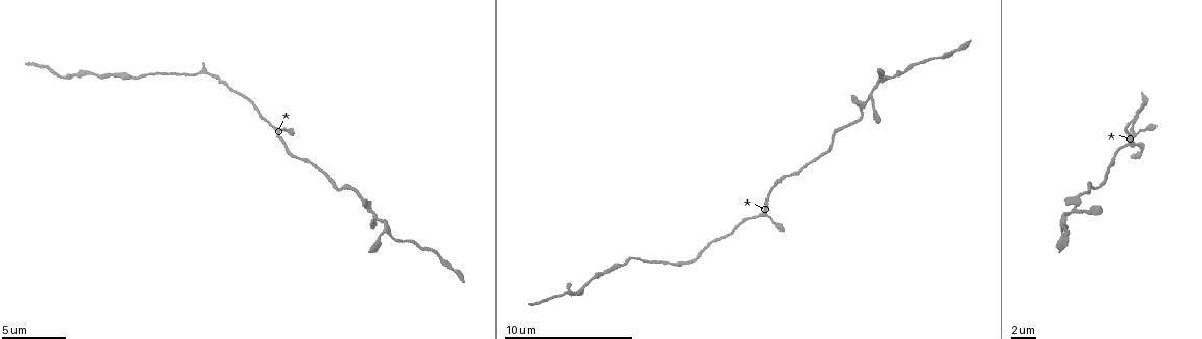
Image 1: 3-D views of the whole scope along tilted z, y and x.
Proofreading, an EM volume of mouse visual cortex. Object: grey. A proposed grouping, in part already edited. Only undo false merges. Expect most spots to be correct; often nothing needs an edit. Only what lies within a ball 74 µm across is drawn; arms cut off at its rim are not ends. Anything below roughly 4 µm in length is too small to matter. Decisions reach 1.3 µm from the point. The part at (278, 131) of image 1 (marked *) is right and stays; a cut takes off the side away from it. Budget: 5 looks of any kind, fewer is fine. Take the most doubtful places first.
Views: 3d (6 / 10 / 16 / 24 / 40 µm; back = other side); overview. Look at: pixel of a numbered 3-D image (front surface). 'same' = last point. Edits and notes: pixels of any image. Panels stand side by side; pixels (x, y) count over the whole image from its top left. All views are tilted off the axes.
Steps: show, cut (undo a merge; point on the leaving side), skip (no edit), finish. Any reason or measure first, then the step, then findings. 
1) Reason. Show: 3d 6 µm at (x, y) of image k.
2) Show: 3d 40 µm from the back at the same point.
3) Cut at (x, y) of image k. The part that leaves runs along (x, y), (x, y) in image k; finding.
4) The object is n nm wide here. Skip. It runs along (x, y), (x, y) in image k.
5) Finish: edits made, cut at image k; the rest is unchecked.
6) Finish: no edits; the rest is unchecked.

Sudden change in width. Show: 3d 10 µm at (674, 265) of image 1.

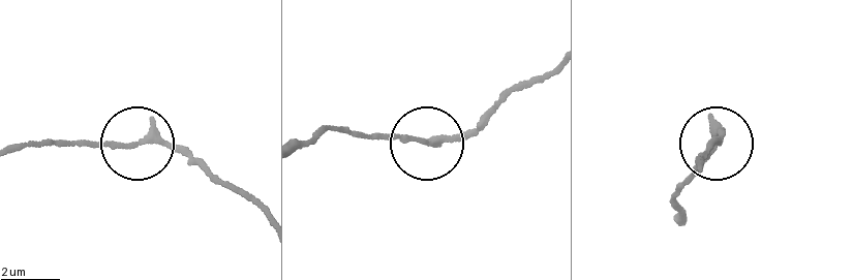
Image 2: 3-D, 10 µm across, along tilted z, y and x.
Skip. It runs along (263, 210), (169, 147), (62, 140) in image 2; all the same cell.

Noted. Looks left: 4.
Show: 3d 16 µm at (380, 219) of image 1.

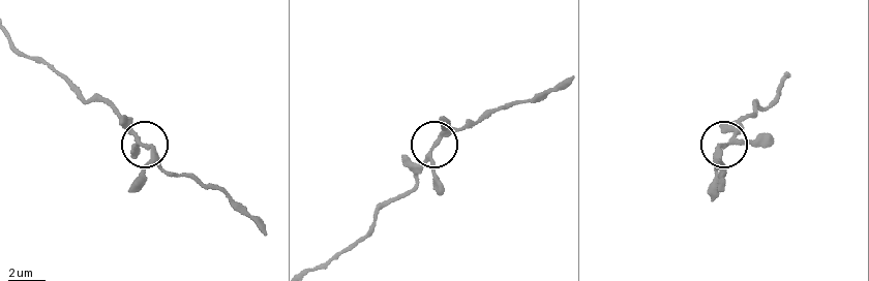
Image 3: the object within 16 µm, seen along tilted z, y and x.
Show: 3d 16 µm from the back at (724, 145) of image 3.

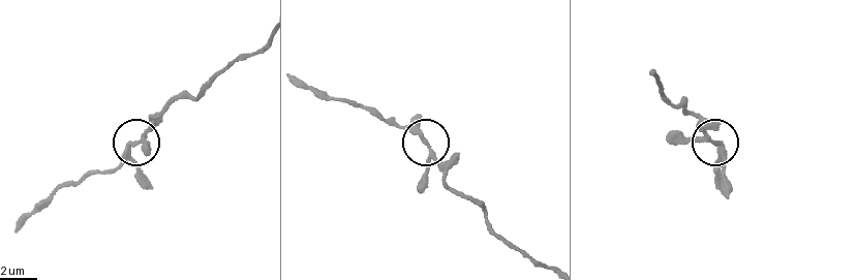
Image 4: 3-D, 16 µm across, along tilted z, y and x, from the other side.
3 arms meet here. Skip. It runs along (260, 50), (197, 96), (156, 114), (145, 137), (110, 170) in image 4; one cell here.

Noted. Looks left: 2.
Sudden change in width. Show: 3d 10 µm at (627, 260) of image 1.

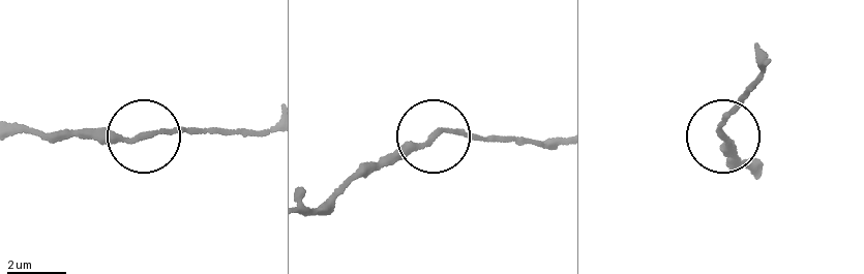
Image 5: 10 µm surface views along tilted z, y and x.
Skip. It runs along (270, 133), (165, 128), (62, 141) in image 5; continuous, no second cell.

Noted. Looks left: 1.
Finish: no edits; the rest is unchecked.

